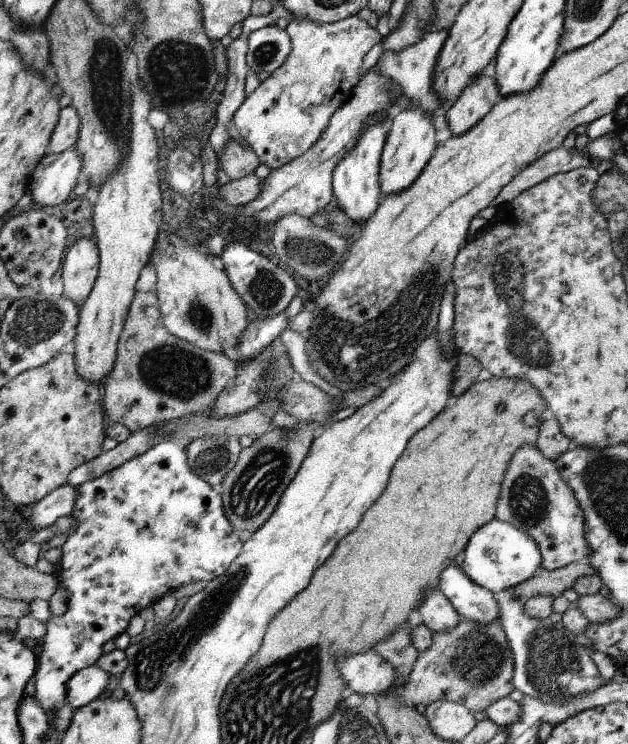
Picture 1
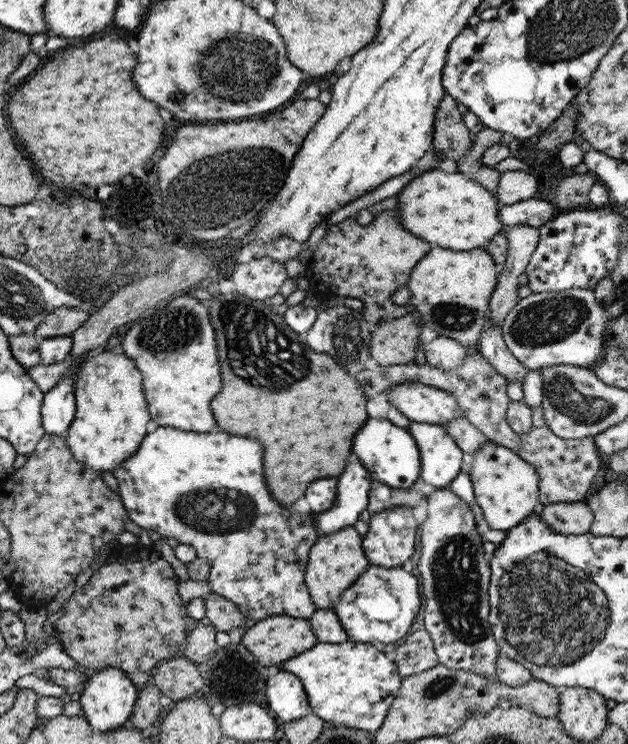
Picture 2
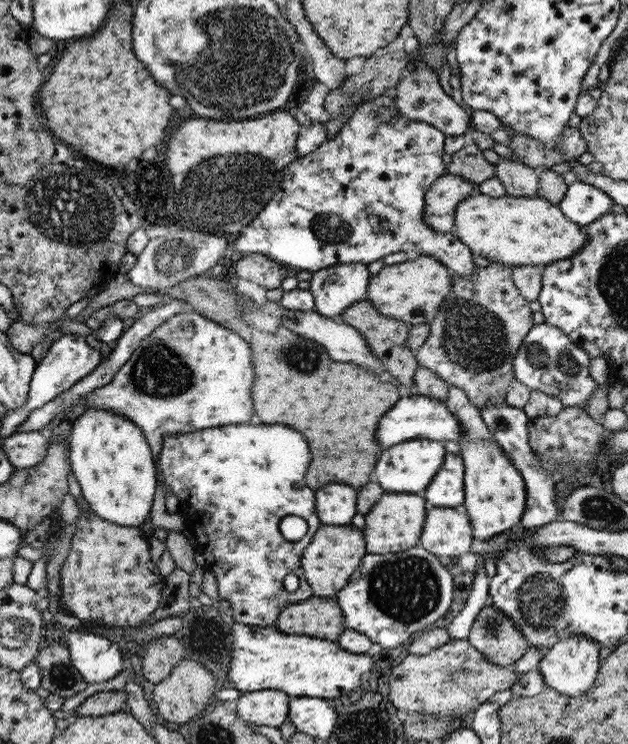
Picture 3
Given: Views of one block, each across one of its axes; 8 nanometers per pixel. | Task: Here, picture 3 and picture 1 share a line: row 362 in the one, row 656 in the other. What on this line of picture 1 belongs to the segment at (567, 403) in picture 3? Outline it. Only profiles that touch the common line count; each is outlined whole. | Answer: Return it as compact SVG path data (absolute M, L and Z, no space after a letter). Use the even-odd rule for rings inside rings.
M511 589L496 594L504 632L511 648L514 668L512 684L524 695L545 703L564 704L575 696L594 692L606 684L592 660L591 651L576 642L562 622L553 624L550 618L534 619L523 611L523 605Z

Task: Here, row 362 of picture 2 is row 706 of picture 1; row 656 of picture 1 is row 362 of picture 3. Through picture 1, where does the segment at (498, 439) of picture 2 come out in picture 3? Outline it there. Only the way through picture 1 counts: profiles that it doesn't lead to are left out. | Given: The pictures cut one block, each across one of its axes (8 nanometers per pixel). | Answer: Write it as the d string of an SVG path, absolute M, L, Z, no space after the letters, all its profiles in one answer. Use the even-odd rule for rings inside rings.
M492 262L469 274L453 274L452 292L428 324L430 333L415 351L419 366L431 370L441 382L465 392L481 412L484 405L502 405L507 397L513 373L513 360L524 337L535 325L530 301L516 288L511 277L513 267Z

